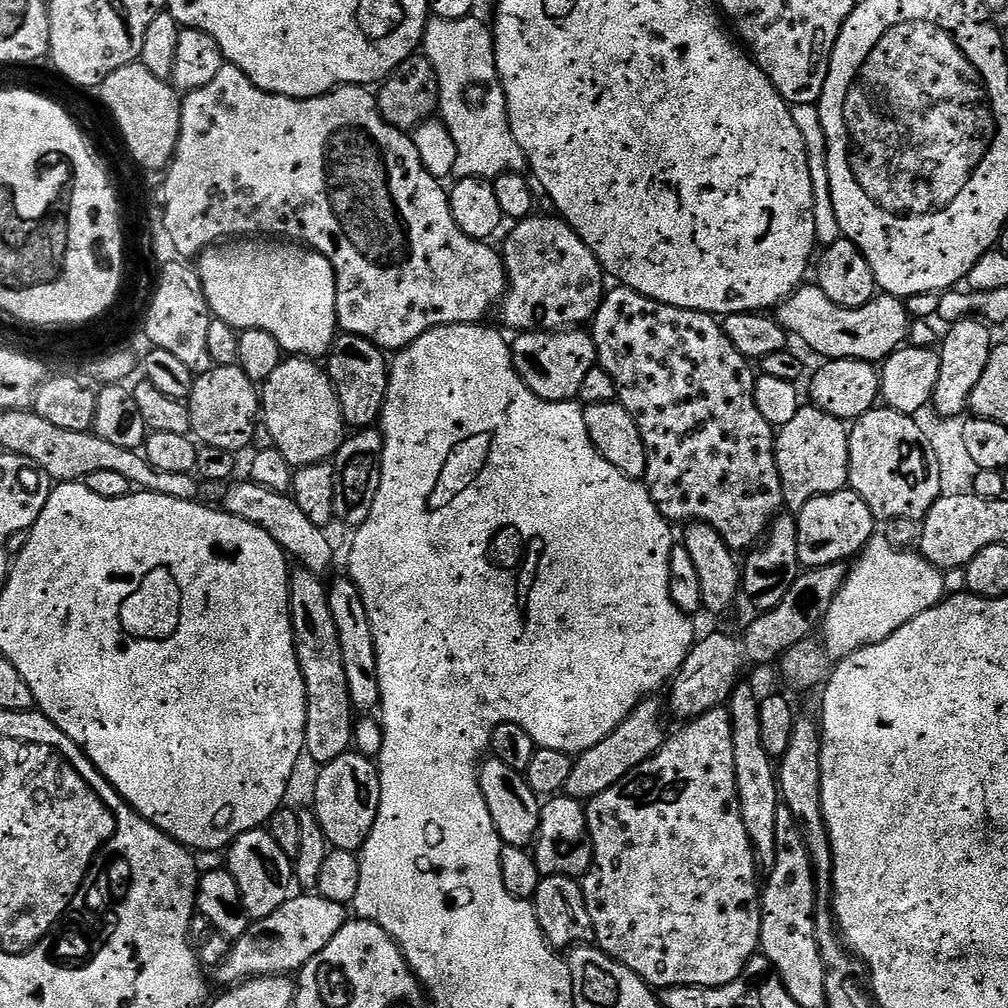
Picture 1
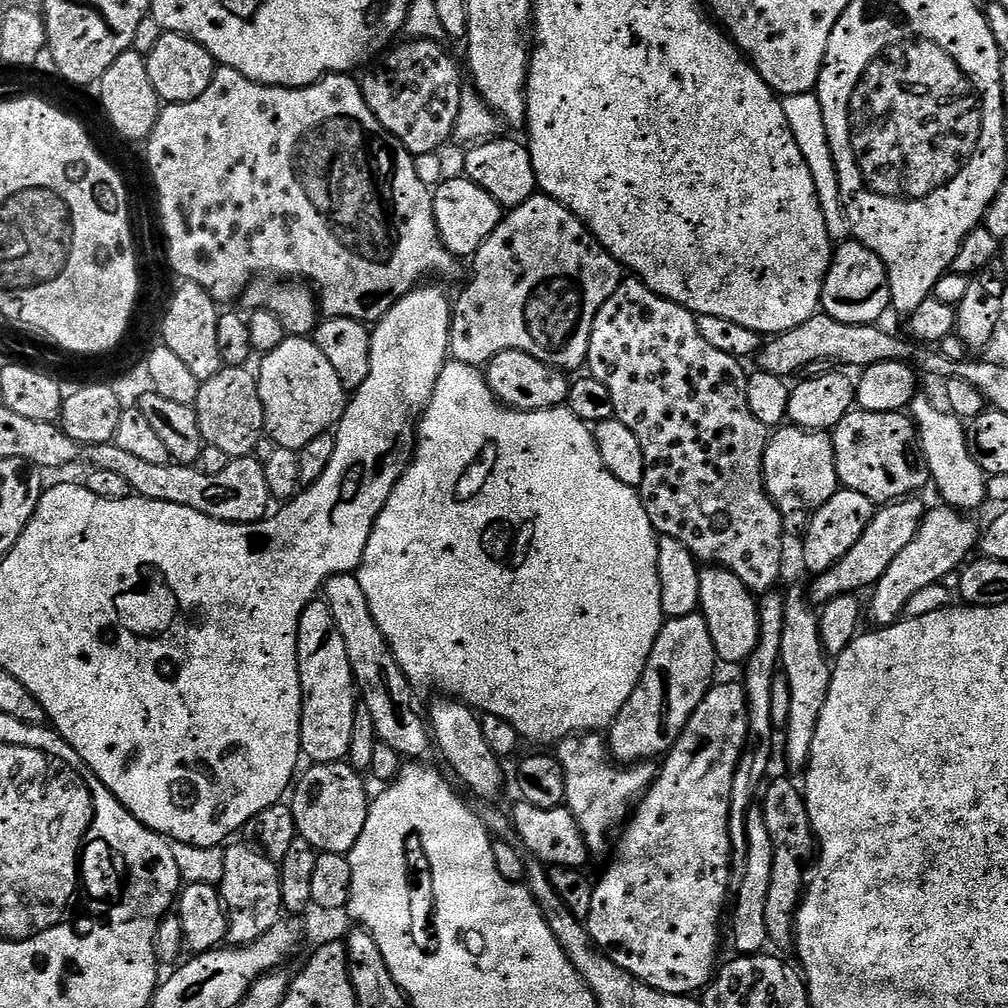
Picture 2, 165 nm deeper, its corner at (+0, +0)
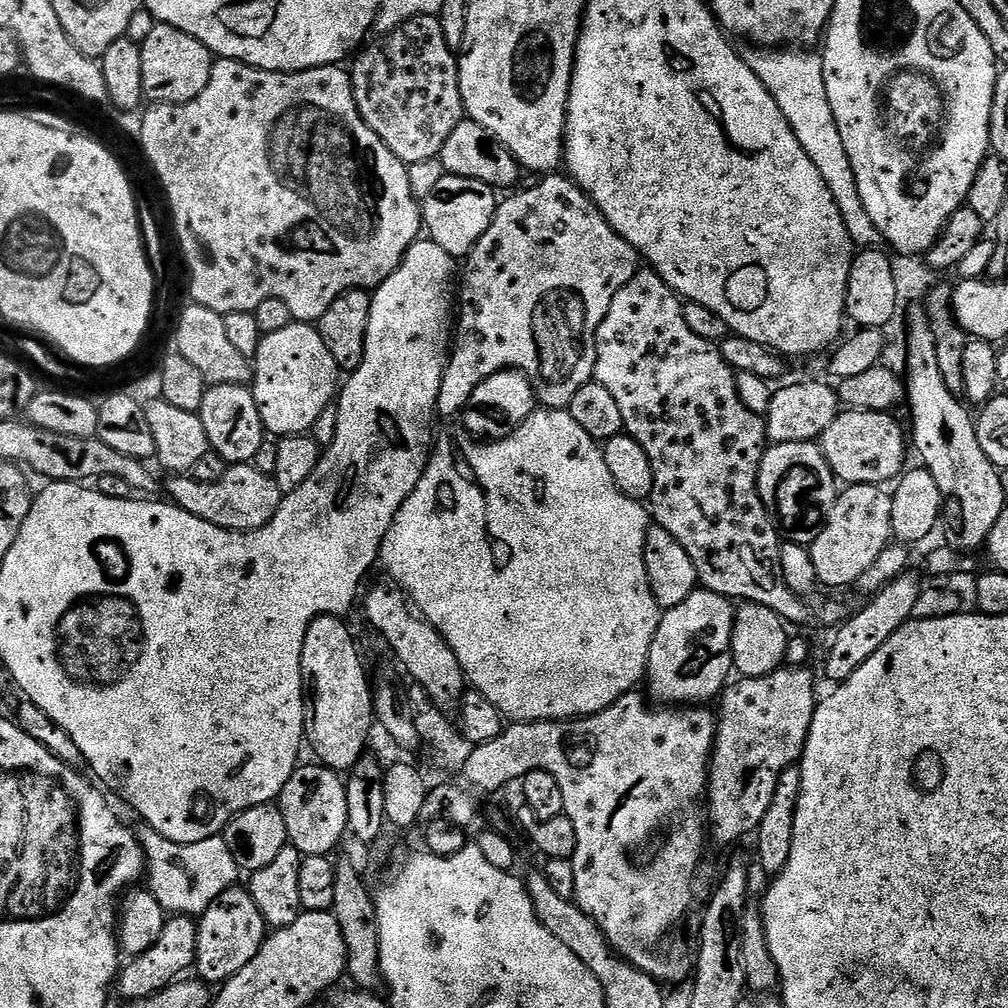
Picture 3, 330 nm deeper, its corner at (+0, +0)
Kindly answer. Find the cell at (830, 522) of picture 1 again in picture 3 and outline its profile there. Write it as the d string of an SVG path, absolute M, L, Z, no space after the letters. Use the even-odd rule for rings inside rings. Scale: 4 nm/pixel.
M850 484L837 495L828 515L828 521L824 523L822 534L818 534L818 538L810 545L816 579L823 587L825 584L828 588L851 589L858 582L858 578L862 578L862 574L866 574L866 570L870 570L870 566L874 566L874 562L878 562L878 554L882 554L882 550L888 547L893 539L891 530L892 497L884 491L885 489L878 484Z

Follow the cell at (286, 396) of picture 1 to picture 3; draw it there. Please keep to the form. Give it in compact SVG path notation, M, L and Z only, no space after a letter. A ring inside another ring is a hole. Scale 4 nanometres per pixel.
M293 322L286 330L274 330L274 334L264 336L260 341L254 357L251 390L254 402L258 402L258 414L264 423L265 433L273 437L303 436L311 433L314 422L318 422L318 414L326 410L337 399L336 383L342 380L342 373L337 368L330 350L326 350L326 342L322 342L319 327L308 322Z

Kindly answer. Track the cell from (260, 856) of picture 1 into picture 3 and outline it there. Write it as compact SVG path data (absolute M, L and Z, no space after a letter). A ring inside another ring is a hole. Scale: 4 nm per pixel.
M247 887L228 888L199 917L195 975L209 986L223 984L231 976L238 974L238 970L242 970L242 966L246 966L246 962L250 962L254 954L258 954L265 939L264 919Z

